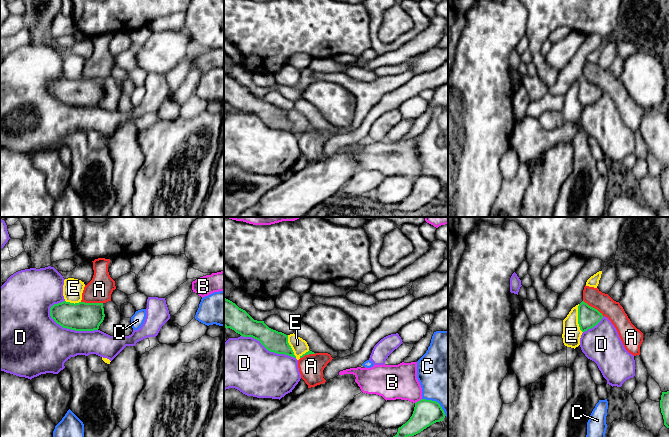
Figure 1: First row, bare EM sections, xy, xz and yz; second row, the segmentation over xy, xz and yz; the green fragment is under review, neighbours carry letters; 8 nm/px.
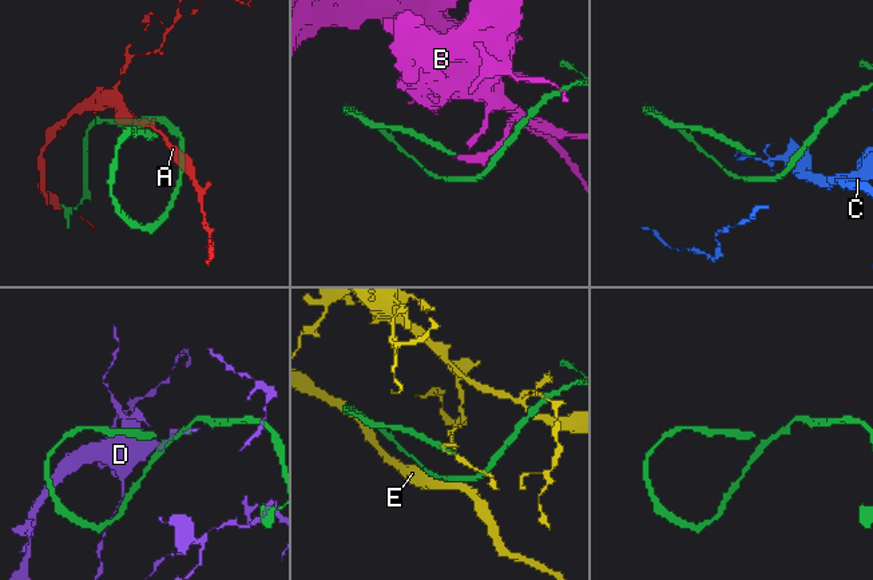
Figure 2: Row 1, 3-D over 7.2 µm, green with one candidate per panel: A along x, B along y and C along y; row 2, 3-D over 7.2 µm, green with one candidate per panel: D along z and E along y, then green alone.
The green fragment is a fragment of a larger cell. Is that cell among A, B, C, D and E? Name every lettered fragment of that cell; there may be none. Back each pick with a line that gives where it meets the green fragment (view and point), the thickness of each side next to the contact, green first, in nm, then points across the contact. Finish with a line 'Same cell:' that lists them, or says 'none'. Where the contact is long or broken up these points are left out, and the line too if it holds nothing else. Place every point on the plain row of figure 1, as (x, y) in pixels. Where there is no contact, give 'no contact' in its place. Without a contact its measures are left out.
B: contact xz (418, 177); calibres 200 and 280 nm
Same cell: B

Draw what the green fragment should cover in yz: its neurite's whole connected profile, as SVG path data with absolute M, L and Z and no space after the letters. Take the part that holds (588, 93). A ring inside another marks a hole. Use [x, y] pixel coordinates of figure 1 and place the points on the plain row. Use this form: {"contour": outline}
{"contour": "M582 77L578 82L578 100L582 108L596 102L603 94L602 89Z"}

